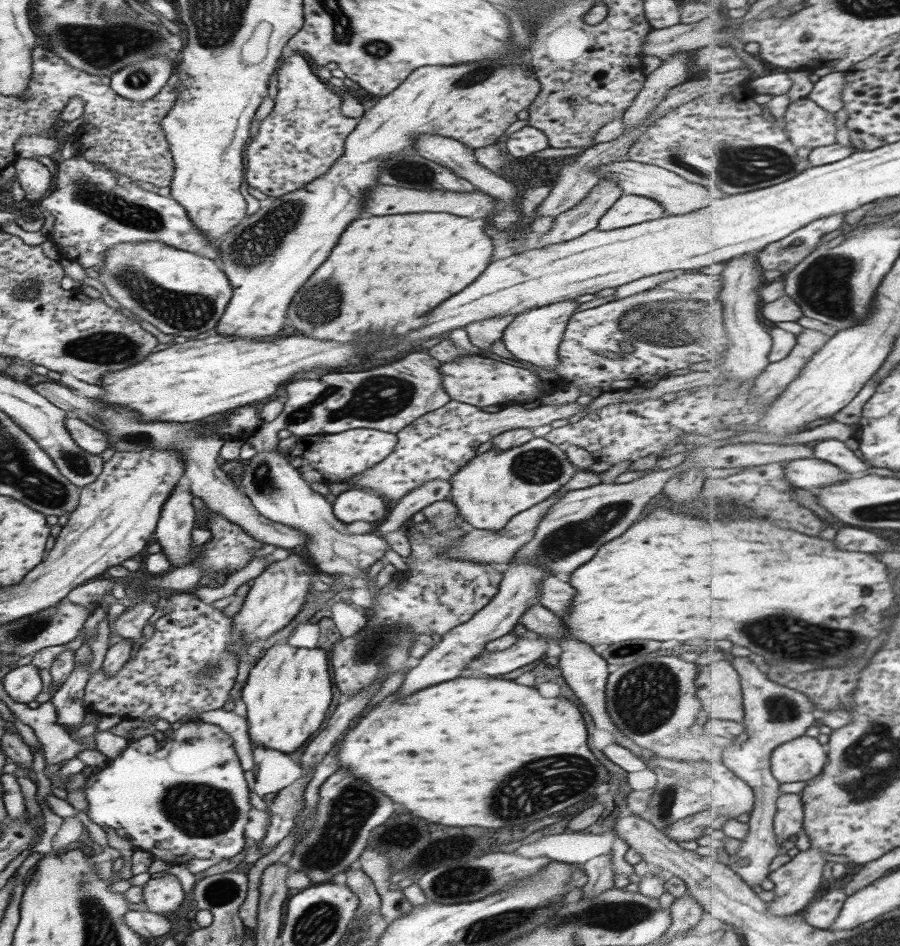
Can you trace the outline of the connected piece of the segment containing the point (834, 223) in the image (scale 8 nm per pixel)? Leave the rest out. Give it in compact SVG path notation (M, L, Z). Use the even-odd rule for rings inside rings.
M845 213L820 218L796 230L783 240L772 242L759 252L759 265L763 270L779 270L789 273L815 251L821 238L833 230L839 230L845 222Z

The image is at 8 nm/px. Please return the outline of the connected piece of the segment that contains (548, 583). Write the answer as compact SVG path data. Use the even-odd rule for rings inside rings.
M547 575L541 579L538 602L540 606L561 618L563 615L566 616L573 594L575 590L567 582L558 580L554 575Z

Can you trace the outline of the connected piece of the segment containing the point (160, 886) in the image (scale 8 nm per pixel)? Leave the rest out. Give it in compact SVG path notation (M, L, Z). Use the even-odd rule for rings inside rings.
M167 873L159 878L150 878L143 888L143 902L153 914L173 912L183 902L184 893L177 878Z

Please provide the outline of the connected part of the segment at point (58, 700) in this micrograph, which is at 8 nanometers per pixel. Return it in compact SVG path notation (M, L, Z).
M79 665L67 675L57 691L51 695L50 701L55 707L55 720L57 724L66 727L78 725L85 713L82 707L84 686L88 681L89 665Z

